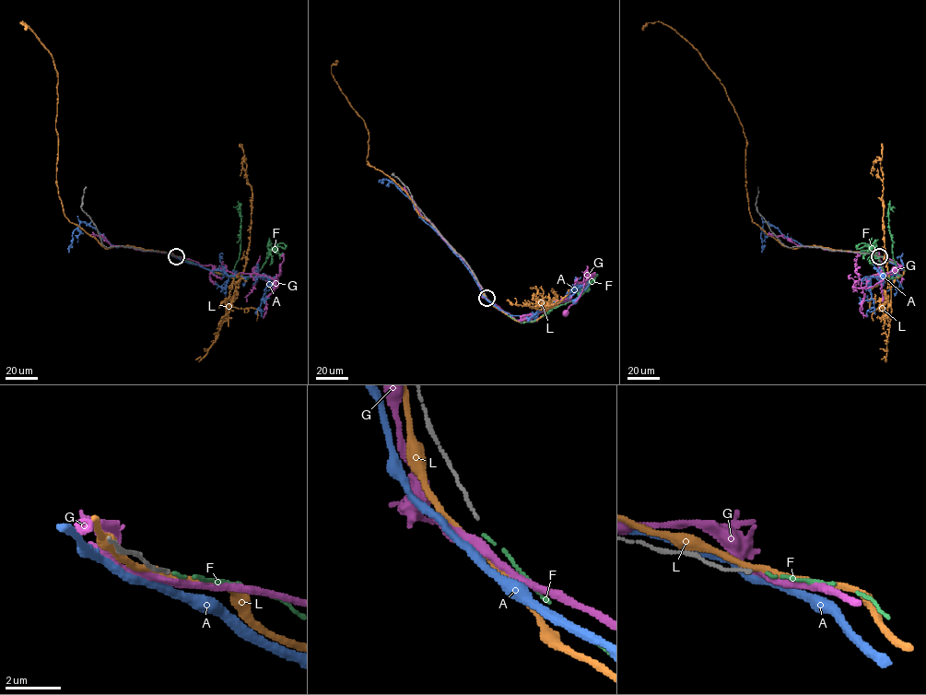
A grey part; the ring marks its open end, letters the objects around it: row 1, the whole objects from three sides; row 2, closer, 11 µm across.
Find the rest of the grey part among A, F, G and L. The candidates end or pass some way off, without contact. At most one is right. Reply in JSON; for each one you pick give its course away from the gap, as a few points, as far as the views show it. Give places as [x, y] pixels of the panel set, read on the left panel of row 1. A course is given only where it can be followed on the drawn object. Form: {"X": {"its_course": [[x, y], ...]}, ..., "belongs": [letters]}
{"F": {"its_course": [[176, 256], [232, 277], [249, 278], [261, 268], [275, 245], [283, 242], [287, 246]]}, "belongs": ["F"]}

